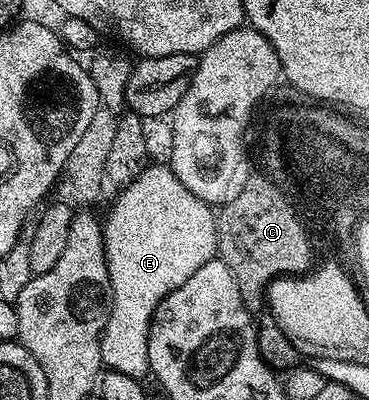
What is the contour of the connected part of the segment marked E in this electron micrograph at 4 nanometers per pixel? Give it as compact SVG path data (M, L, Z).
M169 166L145 167L136 180L119 193L109 208L110 213L106 220L104 216L102 229L110 279L110 317L102 331L102 362L111 372L142 378L150 372L148 334L150 320L159 302L172 290L184 286L184 282L188 282L188 278L192 278L192 274L196 274L204 262L215 259L218 247L216 212L211 205L196 198L196 194L192 194L192 190L188 190L188 186L176 178Z

